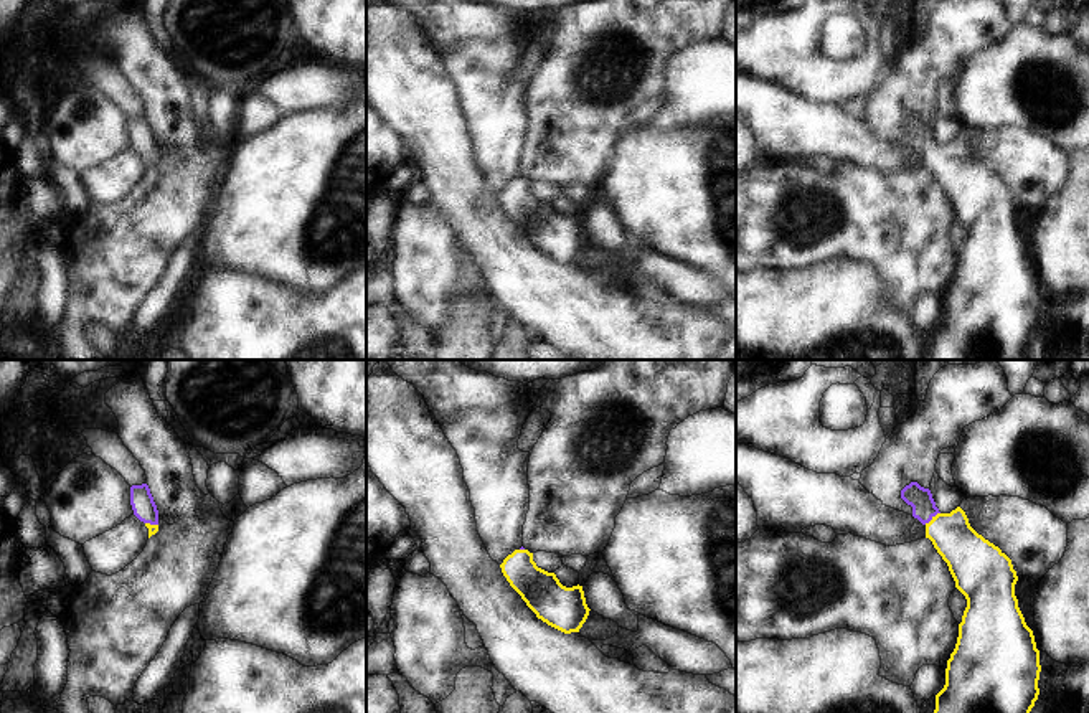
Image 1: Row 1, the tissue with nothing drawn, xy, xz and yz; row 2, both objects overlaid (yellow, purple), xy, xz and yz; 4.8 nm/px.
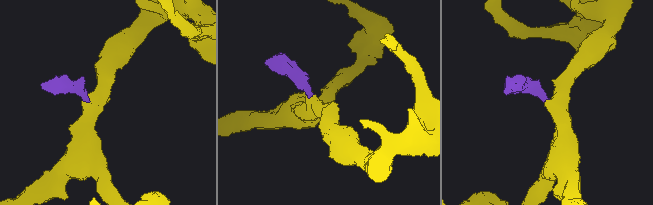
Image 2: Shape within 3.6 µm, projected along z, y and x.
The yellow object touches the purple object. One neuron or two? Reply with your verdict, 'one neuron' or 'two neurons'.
one neuron

